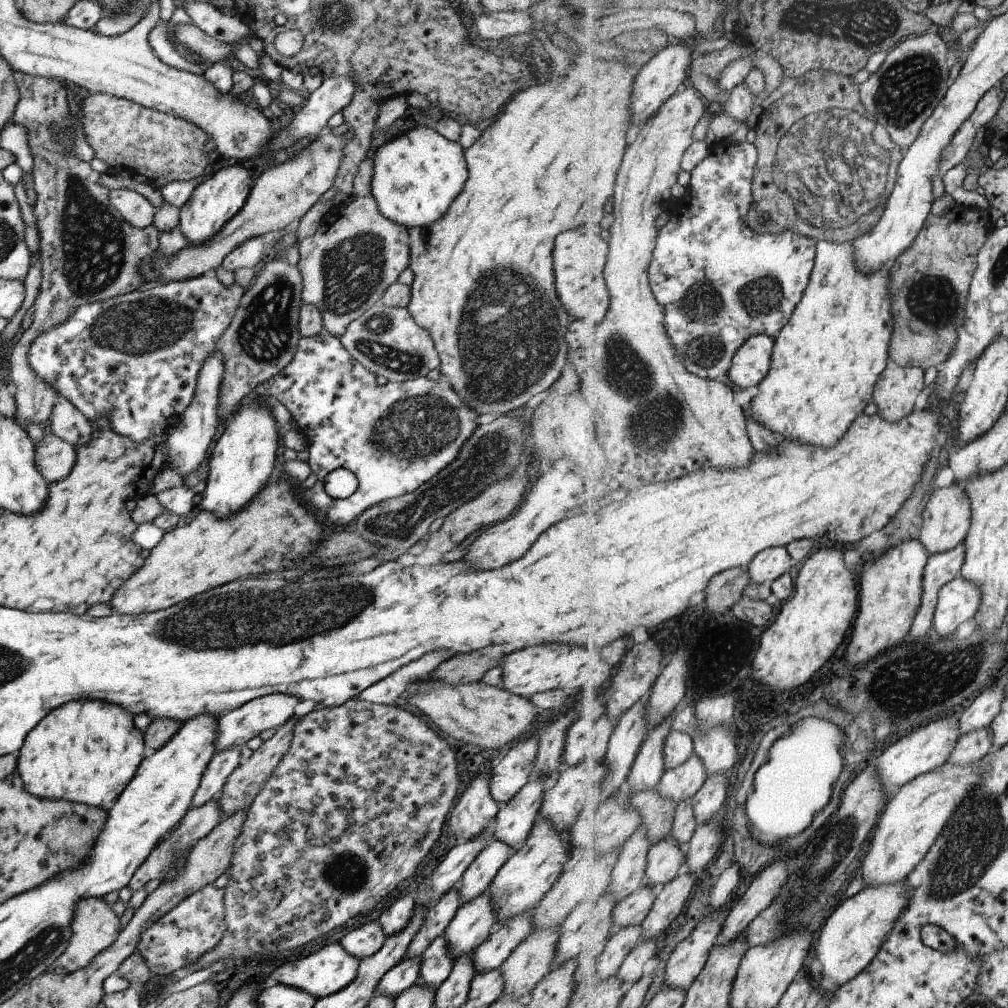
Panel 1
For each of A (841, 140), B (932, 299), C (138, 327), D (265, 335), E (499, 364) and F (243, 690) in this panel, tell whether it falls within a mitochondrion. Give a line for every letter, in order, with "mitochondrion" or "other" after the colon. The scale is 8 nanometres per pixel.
A: mitochondrion
B: mitochondrion
C: mitochondrion
D: mitochondrion
E: mitochondrion
F: other

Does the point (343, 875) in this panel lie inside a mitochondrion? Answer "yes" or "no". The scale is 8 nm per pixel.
yes

